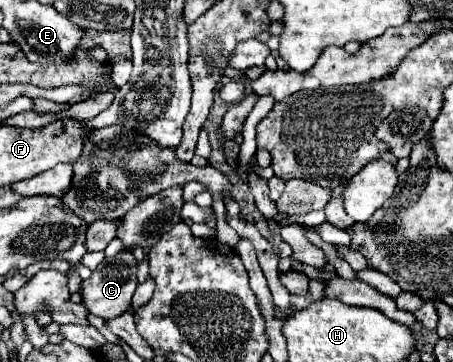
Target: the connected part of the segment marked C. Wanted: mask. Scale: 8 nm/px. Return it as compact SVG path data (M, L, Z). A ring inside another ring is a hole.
M118 252L112 258L104 258L100 266L92 272L88 280L82 282L84 290L84 304L94 316L100 316L104 320L118 318L120 314L132 310L132 294L138 286L138 262L132 252Z

